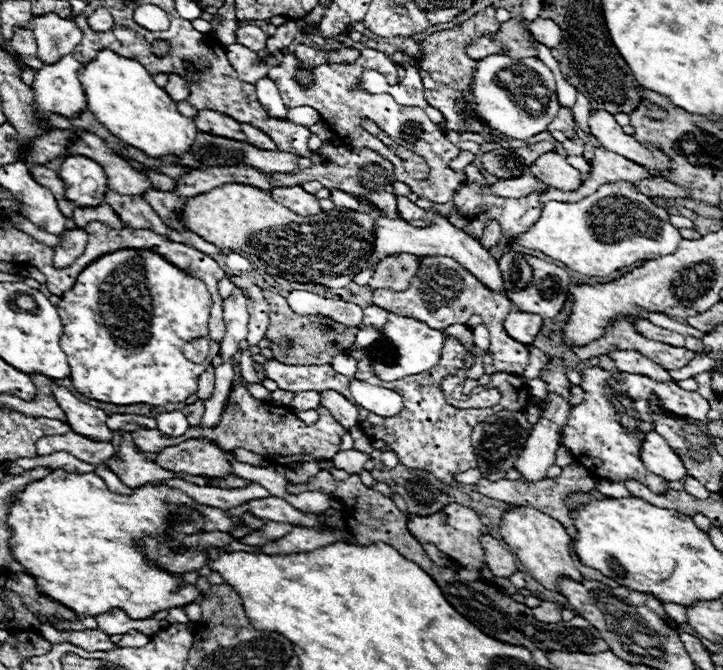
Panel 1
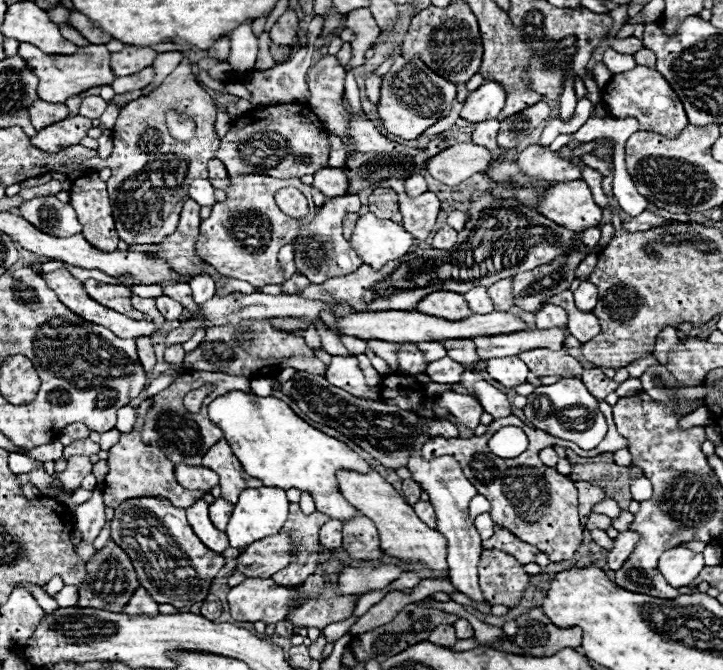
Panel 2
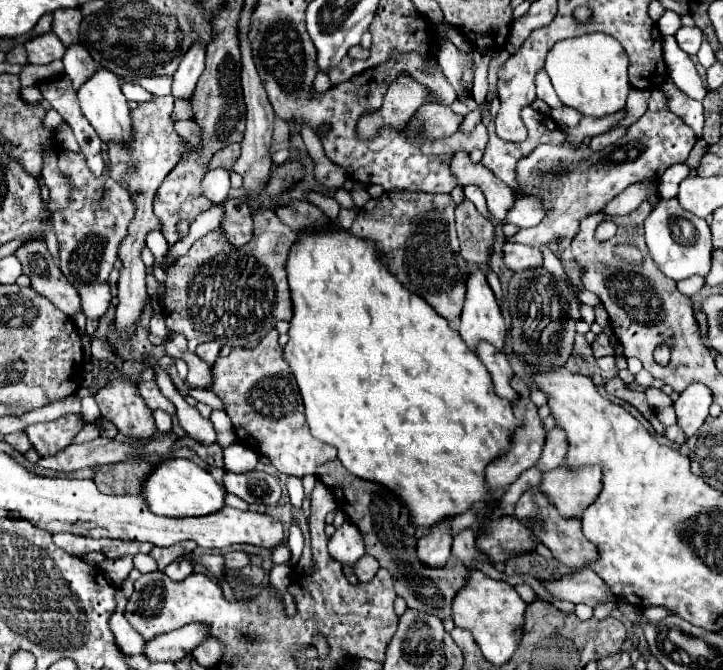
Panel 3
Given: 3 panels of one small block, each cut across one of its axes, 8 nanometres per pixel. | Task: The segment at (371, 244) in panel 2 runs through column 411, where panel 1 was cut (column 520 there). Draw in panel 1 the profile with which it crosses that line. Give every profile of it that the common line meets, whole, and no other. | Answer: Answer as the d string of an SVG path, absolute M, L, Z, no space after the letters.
M628 182L602 184L592 196L580 202L548 202L540 220L526 234L514 238L512 244L538 250L560 260L574 272L586 276L608 276L614 270L632 266L638 260L650 260L676 250L682 236L670 224L668 212L654 206Z

